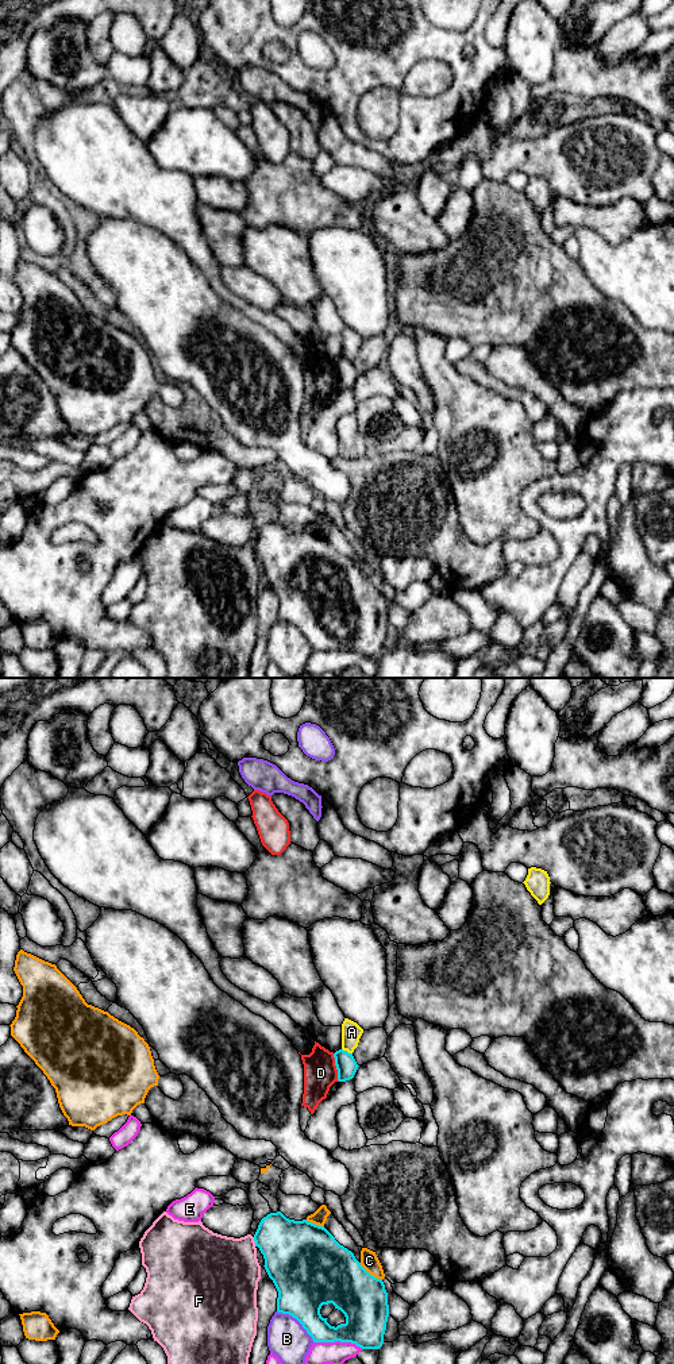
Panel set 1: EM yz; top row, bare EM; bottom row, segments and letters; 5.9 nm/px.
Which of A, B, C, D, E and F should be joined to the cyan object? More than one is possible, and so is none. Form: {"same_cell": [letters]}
{"same_cell": []}

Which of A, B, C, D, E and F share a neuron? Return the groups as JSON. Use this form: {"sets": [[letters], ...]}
{"sets": [["A"], ["B"], ["C"], ["D"], ["E"], ["F"]]}

